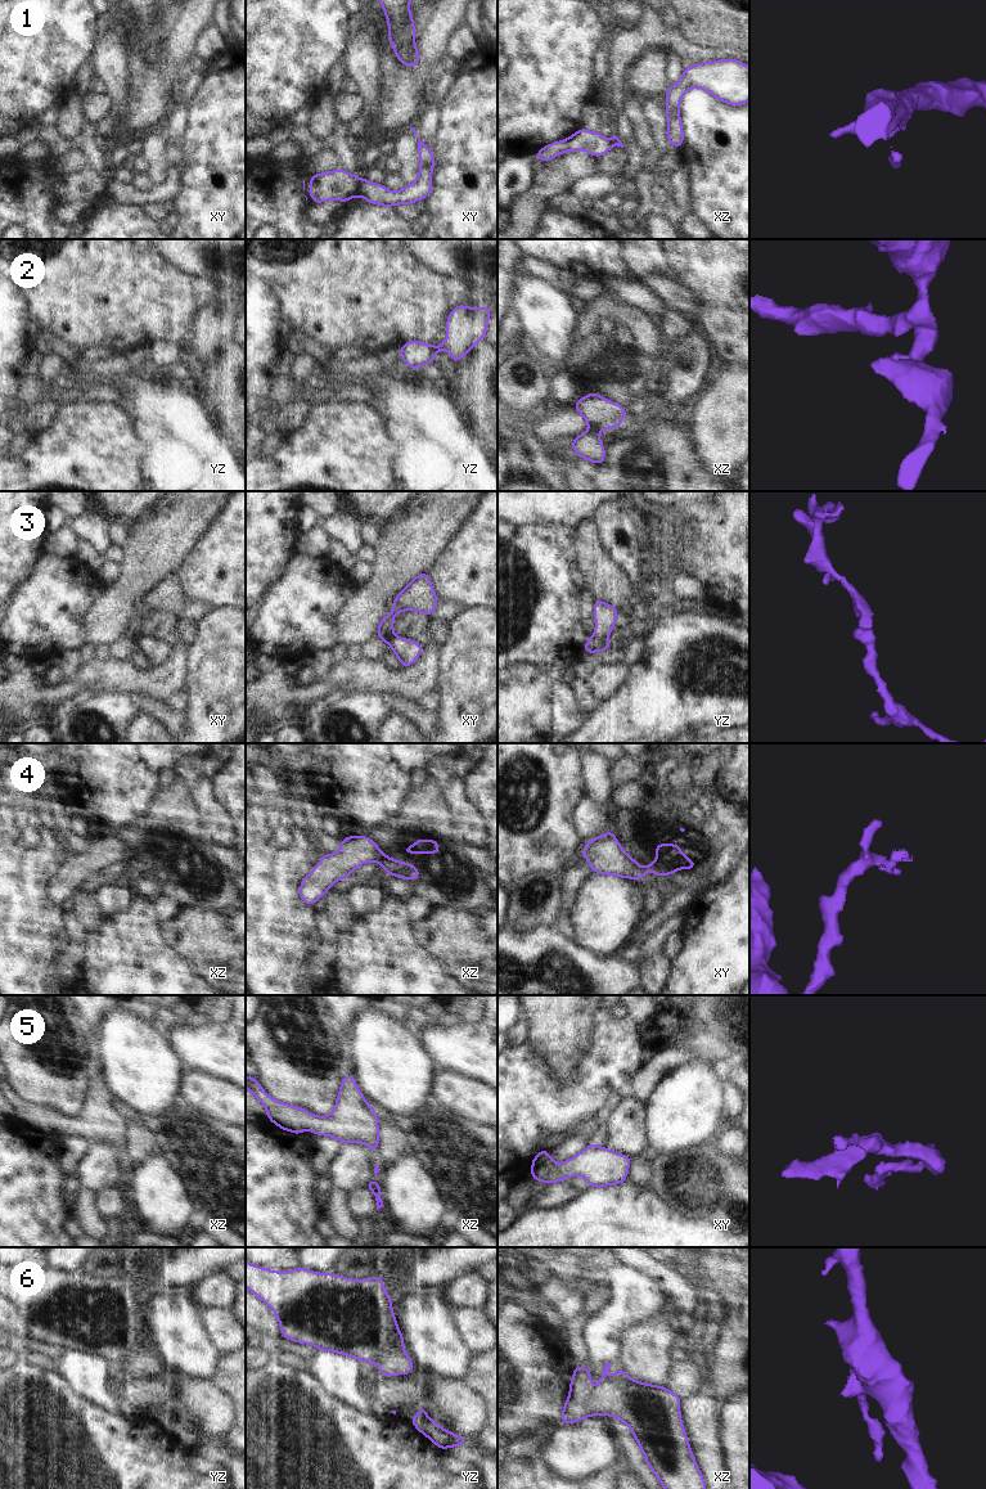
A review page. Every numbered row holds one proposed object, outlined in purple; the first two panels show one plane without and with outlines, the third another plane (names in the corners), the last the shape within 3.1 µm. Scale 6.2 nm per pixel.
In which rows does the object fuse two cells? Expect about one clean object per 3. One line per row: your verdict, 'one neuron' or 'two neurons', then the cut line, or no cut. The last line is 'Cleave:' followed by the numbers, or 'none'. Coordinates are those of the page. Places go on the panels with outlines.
1: two neurons | xy (360, 179), (356, 194)
2: two neurons | xz (590, 428), (598, 432)
3: two neurons | yz (594, 635), (607, 639)
4: two neurons | xz (381, 853), (377, 860)
5: one neuron | no cut
6: one neuron | no cut
Cleave: 1, 2, 3, 4

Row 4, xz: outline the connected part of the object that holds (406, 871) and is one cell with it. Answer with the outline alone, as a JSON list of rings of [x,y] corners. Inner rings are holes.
[[[381,853],[378,859],[382,869],[388,874],[404,880],[417,880],[420,877],[422,872],[418,871],[413,864],[395,860],[387,856],[384,853]]]

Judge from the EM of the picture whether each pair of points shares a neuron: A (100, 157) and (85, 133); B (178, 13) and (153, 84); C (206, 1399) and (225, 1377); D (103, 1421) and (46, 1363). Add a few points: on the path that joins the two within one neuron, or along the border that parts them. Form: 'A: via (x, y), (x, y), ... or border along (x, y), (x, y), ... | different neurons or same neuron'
A: via (94, 151), (88, 144), (88, 139) | same neuron
B: via (178, 31), (178, 61), (171, 67) | same neuron
C: border along (212, 1380), (232, 1399) | different neurons
D: border along (25, 1358), (46, 1371), (53, 1371) | different neurons

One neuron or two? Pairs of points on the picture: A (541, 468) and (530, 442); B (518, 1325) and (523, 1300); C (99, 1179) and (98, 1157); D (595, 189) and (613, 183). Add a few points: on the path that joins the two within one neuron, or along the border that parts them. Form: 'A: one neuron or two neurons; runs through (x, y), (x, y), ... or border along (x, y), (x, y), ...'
A: one neuron; runs through (541, 462), (535, 449)
B: two neurons; border along (510, 1298), (546, 1325)
C: one neuron; runs through (99, 1174), (99, 1163)
D: one neuron; runs through (599, 185), (609, 183)

